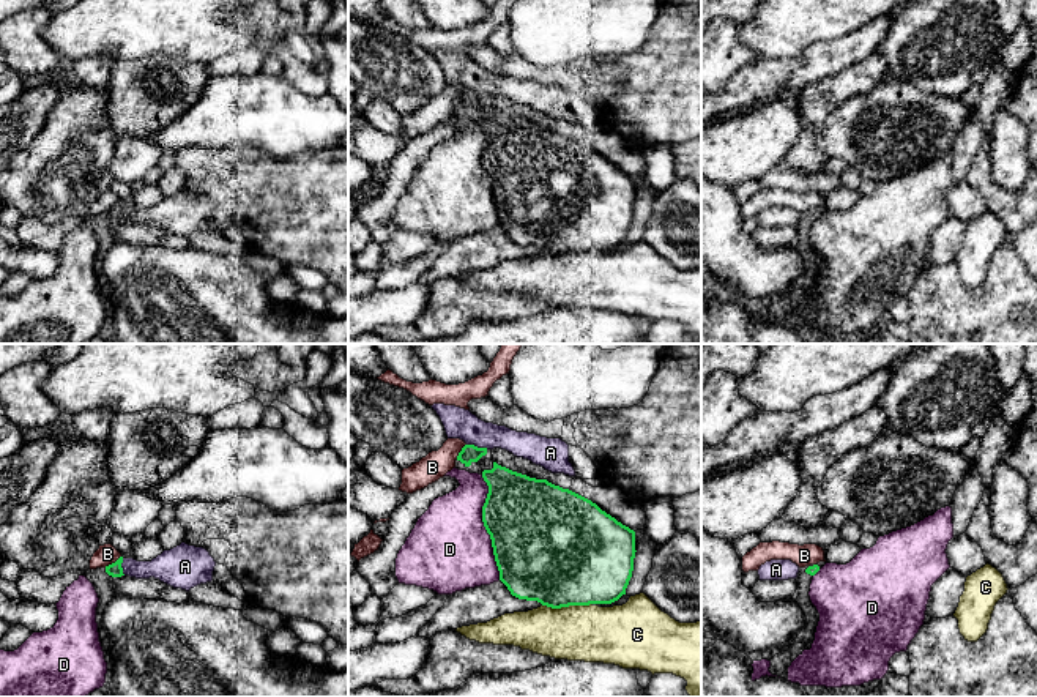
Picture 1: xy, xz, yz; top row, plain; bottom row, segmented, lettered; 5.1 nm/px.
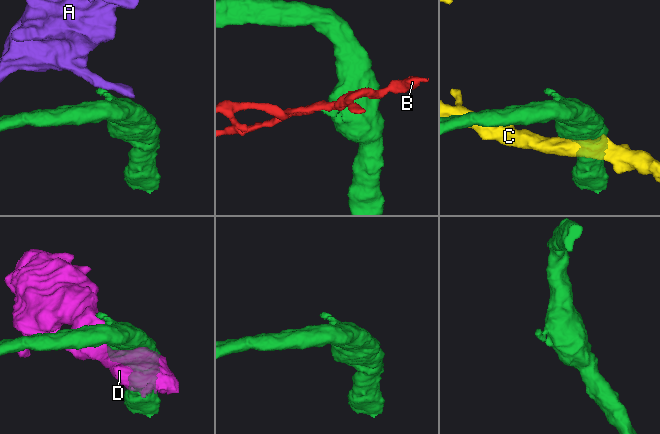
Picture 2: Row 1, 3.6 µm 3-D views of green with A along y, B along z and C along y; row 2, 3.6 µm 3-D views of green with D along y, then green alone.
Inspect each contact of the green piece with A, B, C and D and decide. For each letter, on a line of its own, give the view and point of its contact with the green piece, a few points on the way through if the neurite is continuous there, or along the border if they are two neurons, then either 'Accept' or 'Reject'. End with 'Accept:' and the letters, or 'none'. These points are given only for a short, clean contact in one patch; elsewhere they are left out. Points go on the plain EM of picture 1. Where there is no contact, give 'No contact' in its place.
A: Touches green at xz (476, 93). Boundary: xz (467, 90), (487, 95). Reject
B: Touches green at xy (112, 210). Boundary: xy (120, 202), (104, 213). Reject
C: Touches green at xz (566, 253). Reject
D: Touches green at xz (484, 172). Reject
Accept: none

